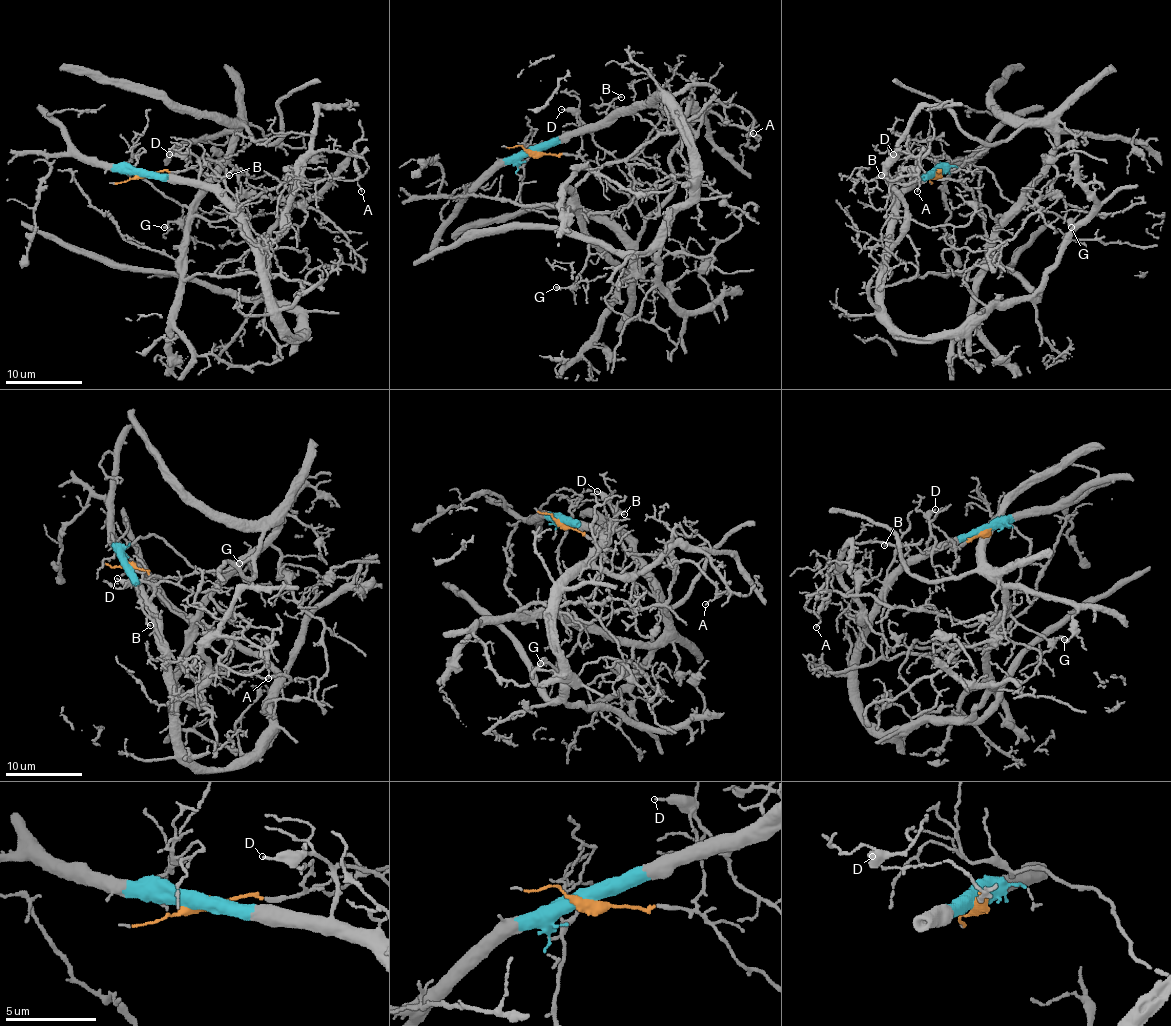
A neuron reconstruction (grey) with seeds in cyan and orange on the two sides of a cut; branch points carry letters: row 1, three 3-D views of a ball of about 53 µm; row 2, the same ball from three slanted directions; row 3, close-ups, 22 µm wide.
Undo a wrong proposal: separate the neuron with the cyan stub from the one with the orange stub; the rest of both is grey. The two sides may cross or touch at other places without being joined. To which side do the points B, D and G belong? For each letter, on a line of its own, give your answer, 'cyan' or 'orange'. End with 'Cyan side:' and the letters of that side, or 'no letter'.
B: cyan
D: cyan
G: orange
Cyan side: B, D

